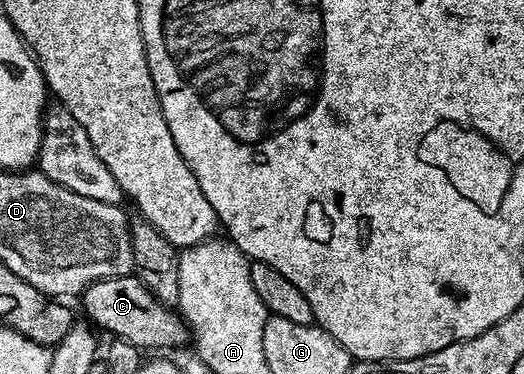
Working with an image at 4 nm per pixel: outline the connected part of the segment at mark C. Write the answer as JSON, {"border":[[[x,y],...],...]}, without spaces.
{"border":[[[137,274],[97,279],[94,283],[89,283],[82,292],[80,302],[86,310],[85,318],[99,332],[107,331],[108,336],[123,339],[124,342],[130,342],[139,349],[182,347],[186,342],[187,344],[191,342],[191,329],[181,314],[175,313],[158,300]]]}

